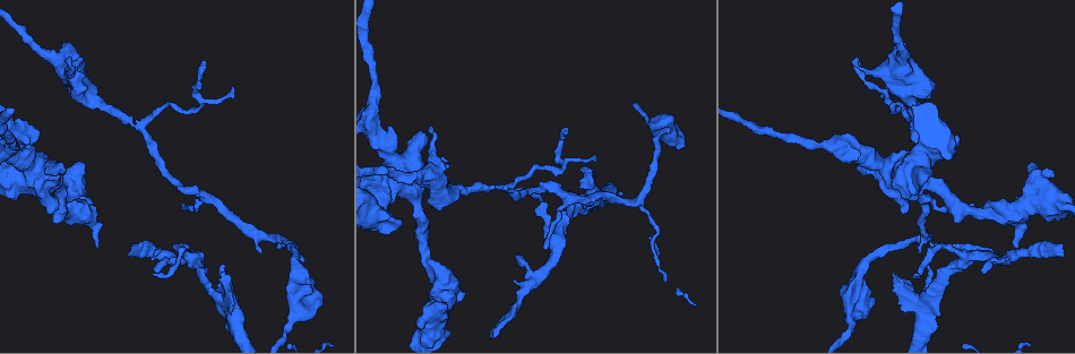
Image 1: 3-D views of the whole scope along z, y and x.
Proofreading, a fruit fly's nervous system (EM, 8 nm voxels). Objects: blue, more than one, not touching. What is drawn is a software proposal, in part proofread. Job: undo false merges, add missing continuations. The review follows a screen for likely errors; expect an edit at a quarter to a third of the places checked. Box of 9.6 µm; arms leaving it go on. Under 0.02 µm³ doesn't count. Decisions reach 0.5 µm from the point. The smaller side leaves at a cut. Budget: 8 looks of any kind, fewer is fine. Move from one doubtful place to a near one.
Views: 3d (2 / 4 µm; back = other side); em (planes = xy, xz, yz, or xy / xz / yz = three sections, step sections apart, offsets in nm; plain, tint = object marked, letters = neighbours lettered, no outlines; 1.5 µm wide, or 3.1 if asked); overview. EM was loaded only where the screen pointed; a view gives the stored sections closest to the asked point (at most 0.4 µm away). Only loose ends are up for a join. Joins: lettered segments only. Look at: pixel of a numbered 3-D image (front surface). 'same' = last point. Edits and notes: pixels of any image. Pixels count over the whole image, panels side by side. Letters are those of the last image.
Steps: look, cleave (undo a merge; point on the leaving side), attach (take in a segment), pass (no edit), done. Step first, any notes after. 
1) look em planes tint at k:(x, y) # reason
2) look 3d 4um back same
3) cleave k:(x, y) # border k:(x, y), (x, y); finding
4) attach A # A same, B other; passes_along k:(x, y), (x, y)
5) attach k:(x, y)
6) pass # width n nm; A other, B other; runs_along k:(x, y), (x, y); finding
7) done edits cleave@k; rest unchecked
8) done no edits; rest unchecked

look 3d 4um at 1:(984, 270) # branch stops here

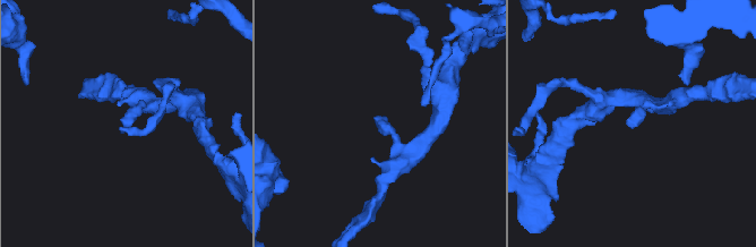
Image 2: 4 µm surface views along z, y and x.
look em xy step 8 tint at 2:(123, 125) # need the tissue

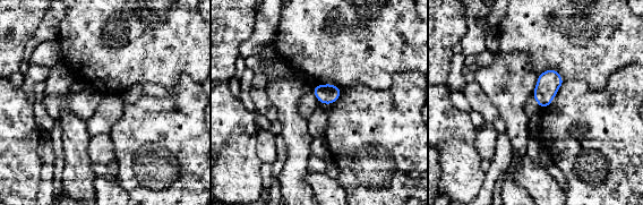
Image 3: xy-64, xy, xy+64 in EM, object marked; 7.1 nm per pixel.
look em planes letters same # another direction

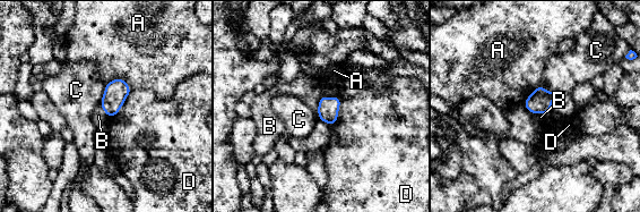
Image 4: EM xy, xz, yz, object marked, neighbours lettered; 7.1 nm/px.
pass # width 160 nm; A other, B other, C other, D other; none of them fits

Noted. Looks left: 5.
look em xz step 8 tint at 1:(97, 246) # an open end

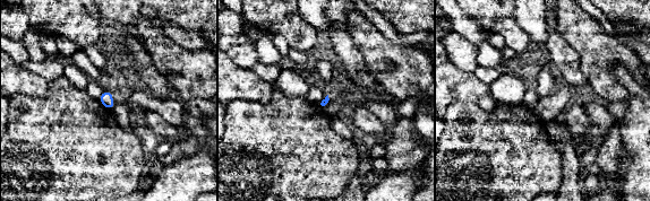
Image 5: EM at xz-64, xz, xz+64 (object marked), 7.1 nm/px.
look em yz step 8 letters same # another direction

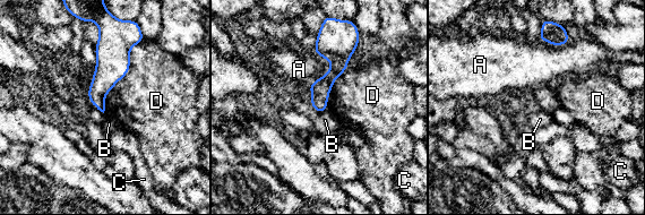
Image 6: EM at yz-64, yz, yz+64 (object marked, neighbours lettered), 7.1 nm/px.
pass # longest_contact D 600 nm; A other, B other, C other, D other; no lettered segment goes on from it

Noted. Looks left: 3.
look em planes letters at 1:(421, 327) # stops while still wide

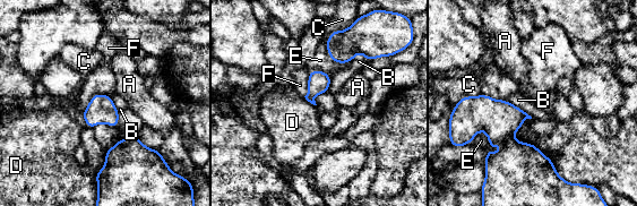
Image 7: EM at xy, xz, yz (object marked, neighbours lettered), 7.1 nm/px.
pass # longest_contact F 240 nm; A other, B other, C other, D other, E other, F other; border 7:(505, 99), (532, 117); no lettered segment goes on from it

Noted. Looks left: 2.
done no edits; rest unchecked

